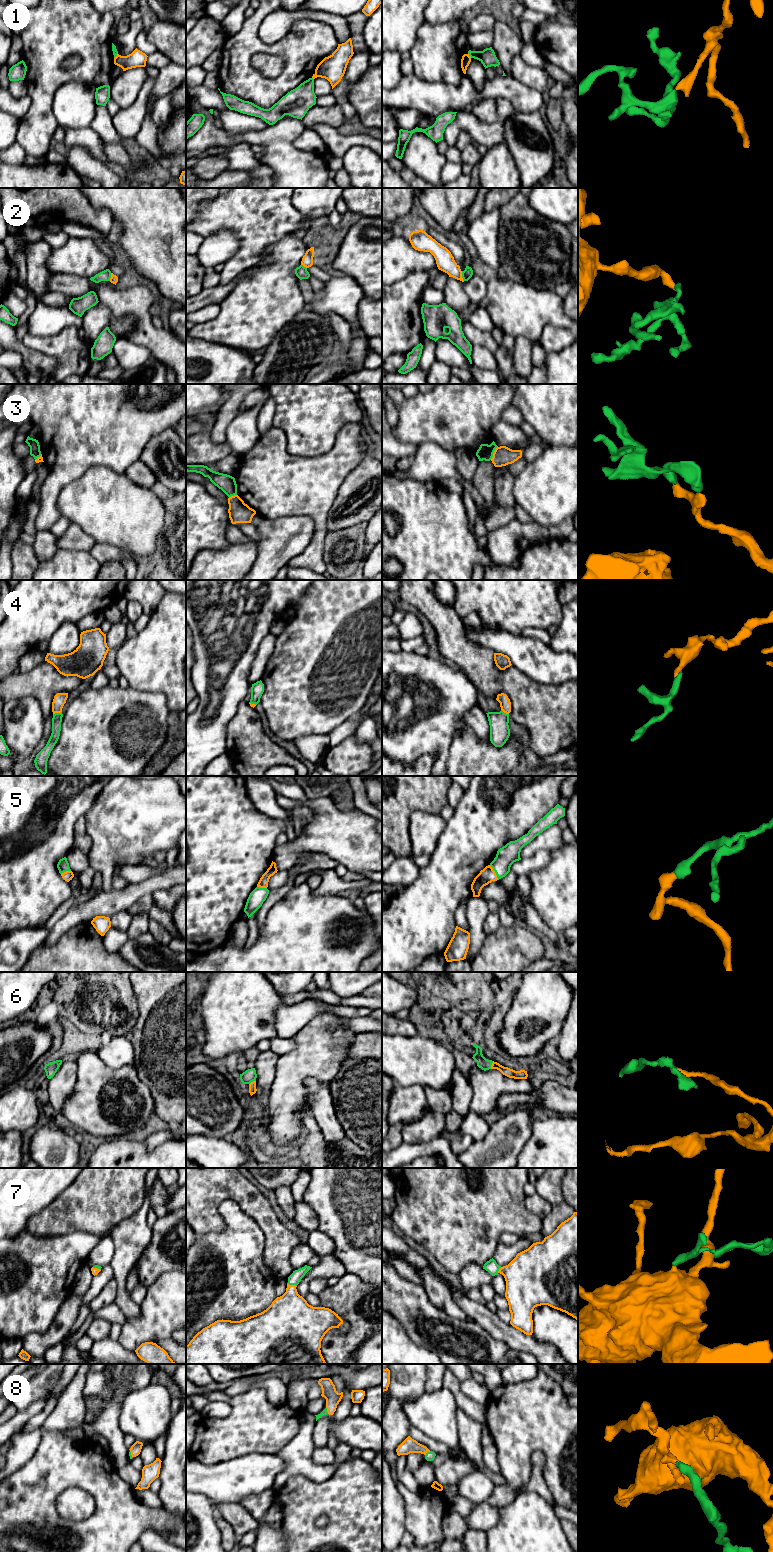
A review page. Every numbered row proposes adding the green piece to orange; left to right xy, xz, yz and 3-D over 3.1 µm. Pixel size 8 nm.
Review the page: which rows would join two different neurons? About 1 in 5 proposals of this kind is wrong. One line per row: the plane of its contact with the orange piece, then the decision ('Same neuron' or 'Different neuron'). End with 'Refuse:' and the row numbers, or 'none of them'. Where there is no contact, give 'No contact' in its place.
1: Touches orange in yz. Different neuron
2: Touches orange in yz. Different neuron
3: Touches orange in yz. Different neuron
4: Touches orange in xy. Same neuron
5: Touches orange in yz. Same neuron
6: Touches orange in yz. Same neuron
7: Touches orange in xz. Same neuron
8: Touches orange in xz. Same neuron
Refuse: 1, 2, 3

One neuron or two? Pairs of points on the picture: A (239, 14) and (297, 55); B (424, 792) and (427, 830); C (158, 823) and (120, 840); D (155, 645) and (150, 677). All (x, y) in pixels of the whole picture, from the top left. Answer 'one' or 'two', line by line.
A: two
B: two
C: one
D: one

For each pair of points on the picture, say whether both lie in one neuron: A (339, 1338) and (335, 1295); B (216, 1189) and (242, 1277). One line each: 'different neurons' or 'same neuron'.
A: same neuron
B: different neurons

